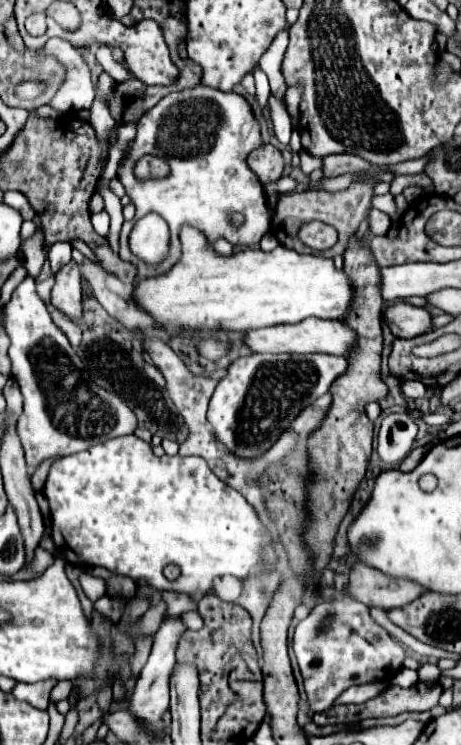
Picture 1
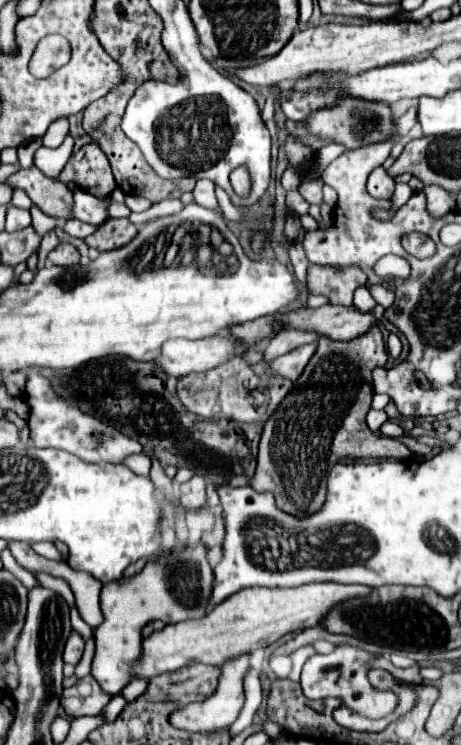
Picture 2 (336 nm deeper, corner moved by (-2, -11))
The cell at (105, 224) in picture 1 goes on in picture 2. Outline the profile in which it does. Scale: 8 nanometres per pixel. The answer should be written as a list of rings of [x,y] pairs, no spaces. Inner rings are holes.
[[[125,197],[125,205],[135,211],[135,213],[141,213],[141,211],[147,211],[151,207],[151,203],[145,199],[145,197]]]

